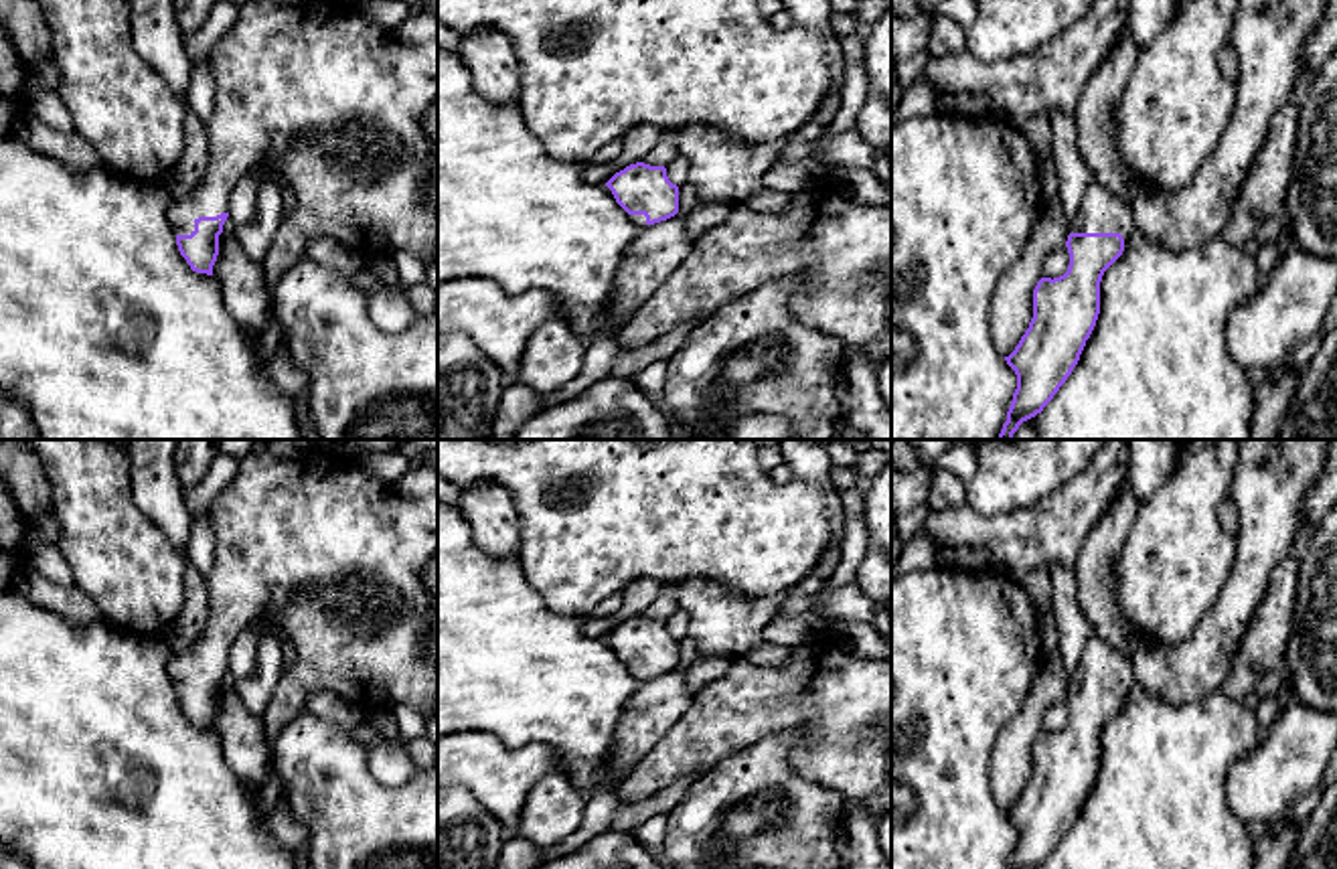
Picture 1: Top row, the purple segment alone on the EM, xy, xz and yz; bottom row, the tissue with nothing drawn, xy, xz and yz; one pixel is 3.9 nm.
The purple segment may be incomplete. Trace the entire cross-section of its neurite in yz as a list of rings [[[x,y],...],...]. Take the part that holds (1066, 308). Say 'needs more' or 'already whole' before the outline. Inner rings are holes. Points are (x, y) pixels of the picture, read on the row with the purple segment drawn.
needs more; [[[1092,178],[1086,186],[1082,205],[1070,223],[1070,235],[1066,241],[1070,253],[1068,271],[1059,278],[1041,278],[1037,282],[1033,290],[1033,318],[1029,328],[1015,350],[1005,357],[1007,365],[1017,375],[1017,389],[999,440],[1013,440],[1019,425],[1041,413],[1072,375],[1100,314],[1102,275],[1122,255],[1130,231],[1130,203],[1120,199],[1100,180]]]

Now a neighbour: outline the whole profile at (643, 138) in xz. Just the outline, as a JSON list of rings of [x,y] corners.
[[[642,124],[622,136],[622,154],[612,162],[616,172],[630,164],[642,162],[644,156],[658,144],[664,130]]]

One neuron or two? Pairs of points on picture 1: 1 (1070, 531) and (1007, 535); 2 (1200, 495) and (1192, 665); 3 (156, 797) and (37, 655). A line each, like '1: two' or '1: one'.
1: one
2: two
3: one

